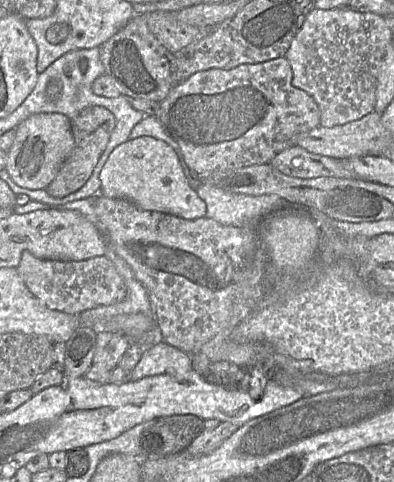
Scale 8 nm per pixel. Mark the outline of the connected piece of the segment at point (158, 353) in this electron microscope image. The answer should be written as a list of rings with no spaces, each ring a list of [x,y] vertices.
[[[161,342],[144,351],[142,358],[132,370],[131,381],[160,374],[181,376],[191,370],[191,355]]]

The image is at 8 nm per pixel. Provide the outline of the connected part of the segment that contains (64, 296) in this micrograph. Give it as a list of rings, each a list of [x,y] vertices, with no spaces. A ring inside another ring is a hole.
[[[23,252],[16,267],[29,291],[47,308],[71,315],[121,302],[127,294],[126,284],[115,265],[106,256],[83,261],[45,260]]]

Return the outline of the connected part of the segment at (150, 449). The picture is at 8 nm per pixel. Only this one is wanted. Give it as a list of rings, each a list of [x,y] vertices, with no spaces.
[[[191,414],[160,417],[142,433],[142,458],[183,451],[204,430],[204,420]]]

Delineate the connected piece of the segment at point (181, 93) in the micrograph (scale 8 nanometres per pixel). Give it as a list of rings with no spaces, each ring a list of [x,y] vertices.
[[[279,57],[261,63],[242,64],[232,69],[212,68],[199,71],[183,82],[174,85],[166,98],[159,103],[160,108],[157,119],[161,122],[166,133],[179,145],[187,166],[200,177],[215,171],[238,169],[244,166],[268,163],[279,152],[285,148],[291,147],[298,134],[309,131],[320,125],[320,109],[318,104],[306,91],[295,87],[292,79],[292,67],[285,57]]]

